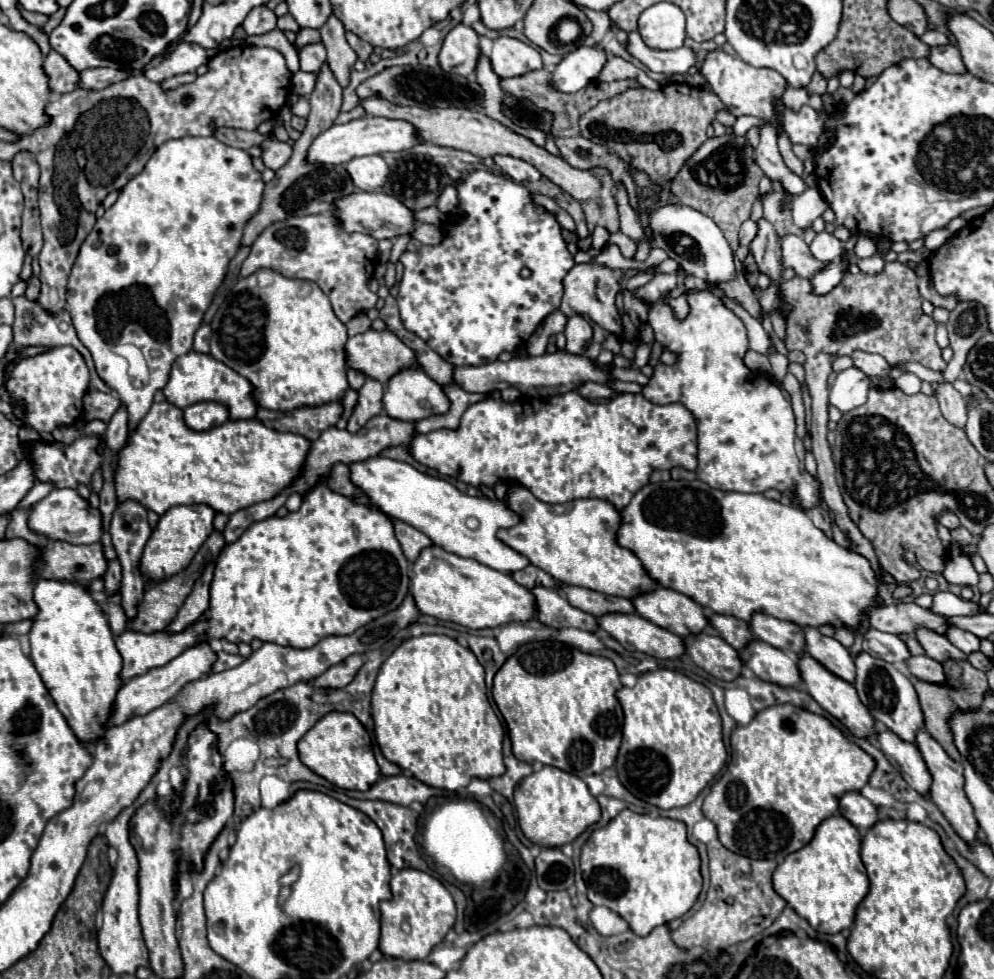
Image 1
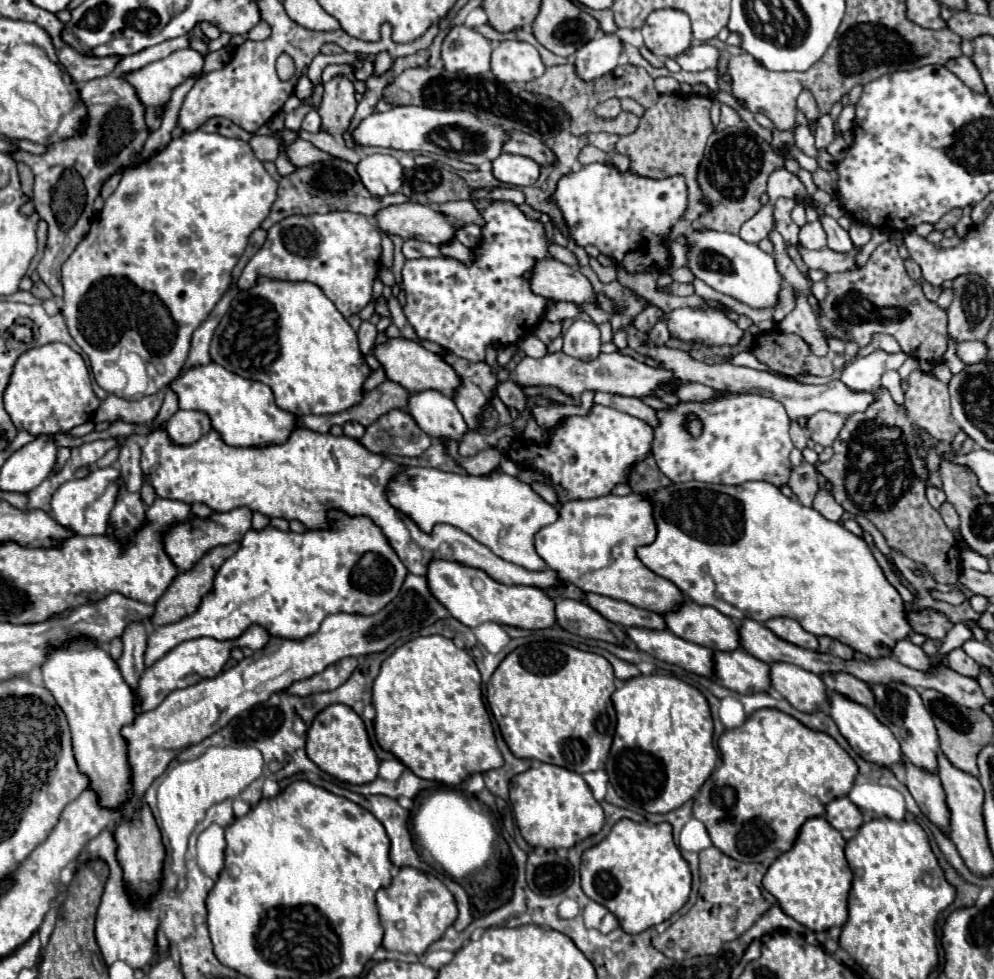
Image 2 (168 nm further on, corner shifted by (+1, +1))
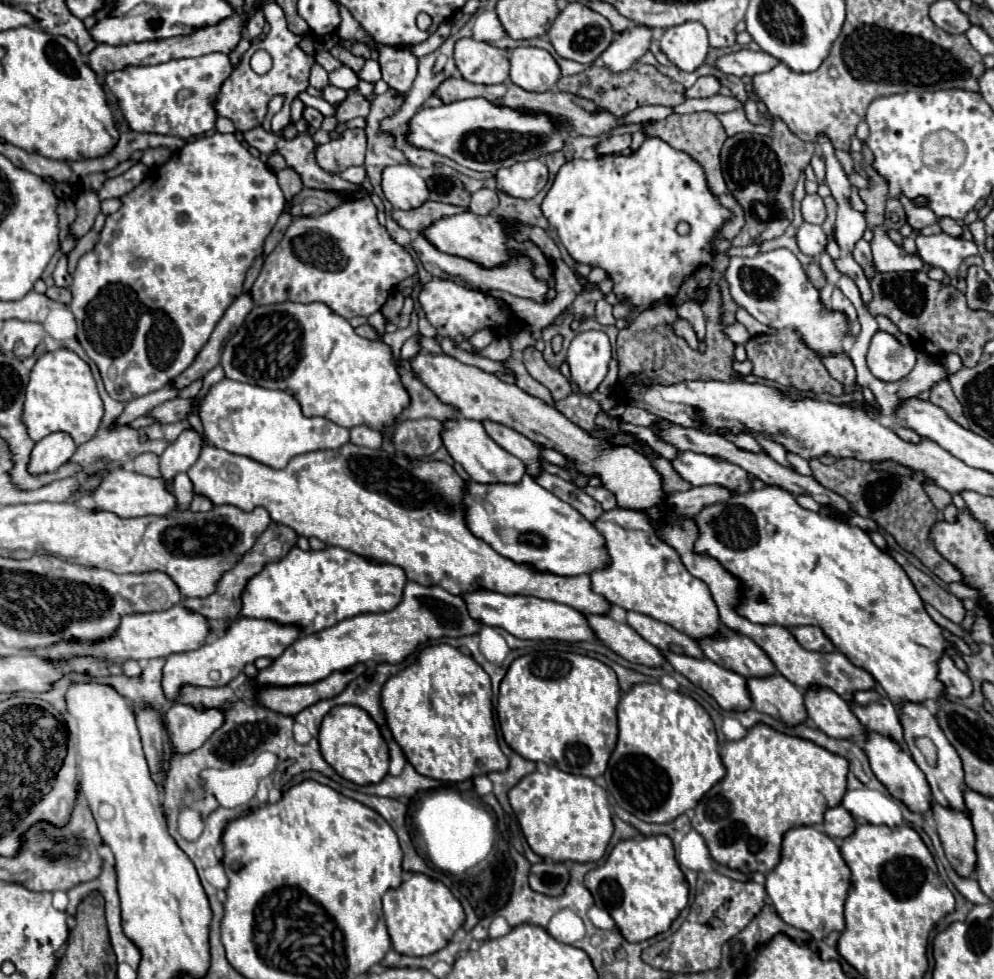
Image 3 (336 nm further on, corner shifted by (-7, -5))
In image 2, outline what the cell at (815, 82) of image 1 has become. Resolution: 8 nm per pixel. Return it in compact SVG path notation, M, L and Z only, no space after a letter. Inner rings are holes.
M798 113L796 125L788 131L772 129L772 141L764 141L762 137L754 135L750 129L728 127L724 131L716 131L710 135L704 159L698 169L698 183L704 193L704 201L712 207L710 213L700 215L694 221L692 231L710 229L710 231L724 231L724 233L738 233L740 227L752 219L762 203L760 197L766 193L766 183L772 171L784 167L784 153L790 153L790 145L794 145L794 131L796 127L804 125L806 117Z

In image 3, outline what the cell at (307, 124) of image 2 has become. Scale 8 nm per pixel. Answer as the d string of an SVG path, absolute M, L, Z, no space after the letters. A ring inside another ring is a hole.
M306 107L304 109L304 119L308 121L308 125L310 127L314 127L316 131L322 127L322 121L324 121L324 115L318 111L318 109L314 109L314 107Z

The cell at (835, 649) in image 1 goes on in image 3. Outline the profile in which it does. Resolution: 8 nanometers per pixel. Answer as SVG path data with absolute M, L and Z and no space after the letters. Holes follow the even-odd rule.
M870 689L870 693L854 691L850 707L852 707L852 713L860 719L860 723L866 729L878 731L878 733L898 741L902 747L906 747L904 739L902 739L900 721L896 717L896 707L892 705L892 701L888 697L884 699L876 689Z

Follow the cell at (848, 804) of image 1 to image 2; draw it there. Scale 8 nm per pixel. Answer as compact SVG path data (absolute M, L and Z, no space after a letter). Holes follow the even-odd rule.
M838 797L826 805L826 821L838 831L856 831L862 825L862 813L848 797Z

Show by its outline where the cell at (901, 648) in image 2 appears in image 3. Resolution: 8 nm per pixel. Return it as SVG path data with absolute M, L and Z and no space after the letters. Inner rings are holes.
M946 655L938 661L938 681L942 681L946 693L954 697L968 697L972 693L972 681Z

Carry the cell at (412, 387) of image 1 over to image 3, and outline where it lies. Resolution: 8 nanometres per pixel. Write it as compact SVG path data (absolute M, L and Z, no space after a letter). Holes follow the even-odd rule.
M446 419L442 421L442 443L448 449L450 457L464 467L464 471L480 483L512 483L520 481L520 477L526 473L526 465L514 457L512 453L504 451L500 445L496 445L488 433L484 433L484 427L480 421L474 419Z

